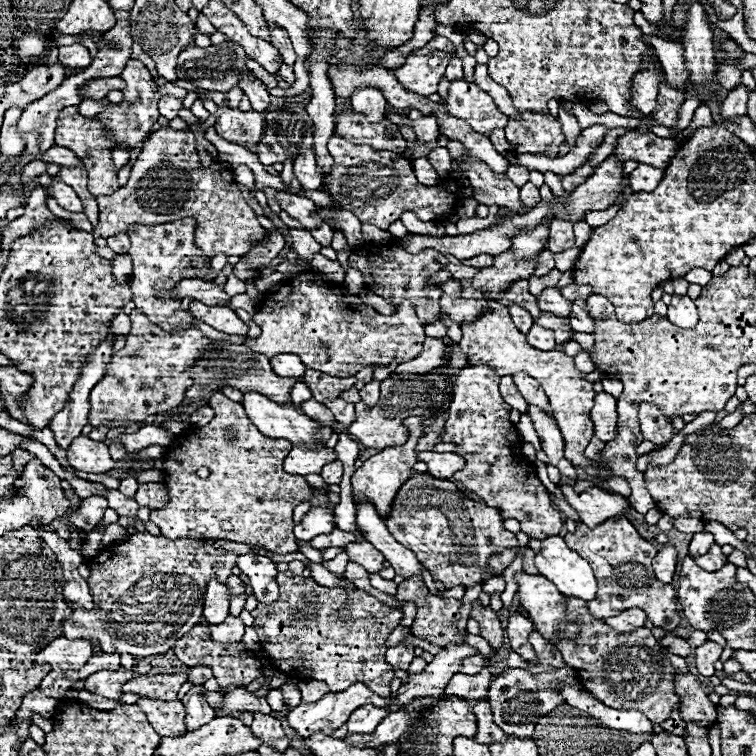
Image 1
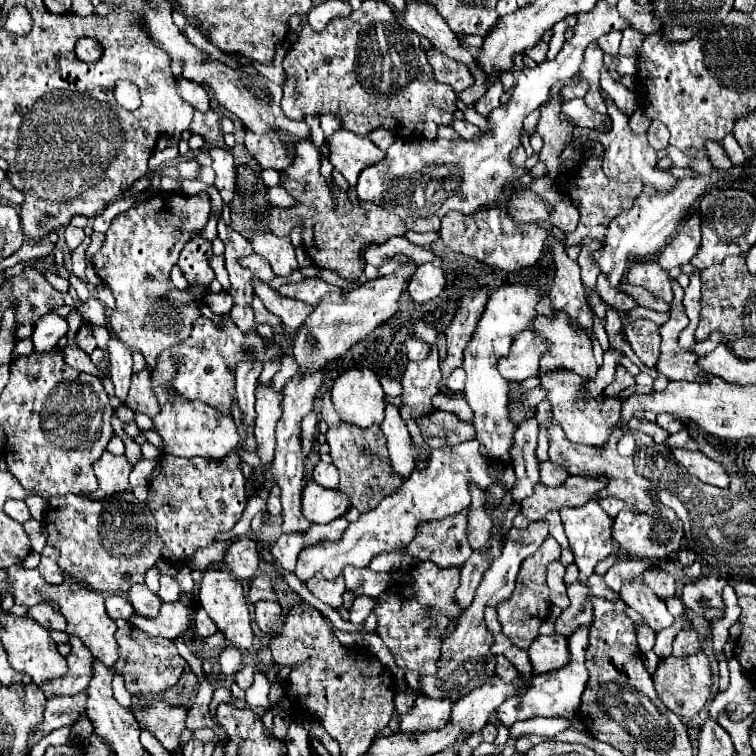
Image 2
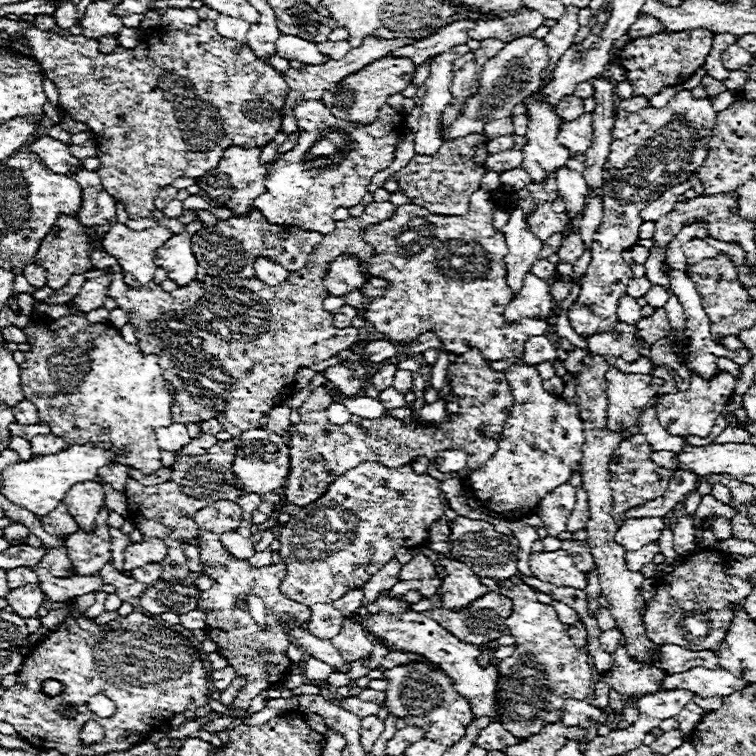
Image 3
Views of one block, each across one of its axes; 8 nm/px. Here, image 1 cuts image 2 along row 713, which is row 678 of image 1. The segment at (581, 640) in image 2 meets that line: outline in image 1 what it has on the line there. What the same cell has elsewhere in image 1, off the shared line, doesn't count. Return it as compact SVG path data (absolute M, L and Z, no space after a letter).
M570 666L556 668L556 672L540 672L540 674L534 674L524 668L506 670L500 676L496 676L496 680L492 682L492 686L488 690L488 702L494 712L494 722L510 736L530 738L538 720L542 716L546 716L548 712L552 712L556 706L564 704L564 698L560 694L558 686L560 684L578 684L578 682L580 682L578 674Z

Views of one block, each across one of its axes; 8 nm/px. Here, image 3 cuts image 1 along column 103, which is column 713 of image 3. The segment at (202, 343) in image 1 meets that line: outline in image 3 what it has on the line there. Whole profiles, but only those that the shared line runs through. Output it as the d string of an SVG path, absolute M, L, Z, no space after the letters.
M720 372L712 380L704 380L698 374L692 374L690 388L686 392L668 394L658 400L658 404L656 404L658 420L660 420L660 424L664 424L664 428L668 428L668 432L672 432L672 436L706 438L710 434L716 418L722 414L724 406L728 404L732 390L734 390L734 378L726 372Z

